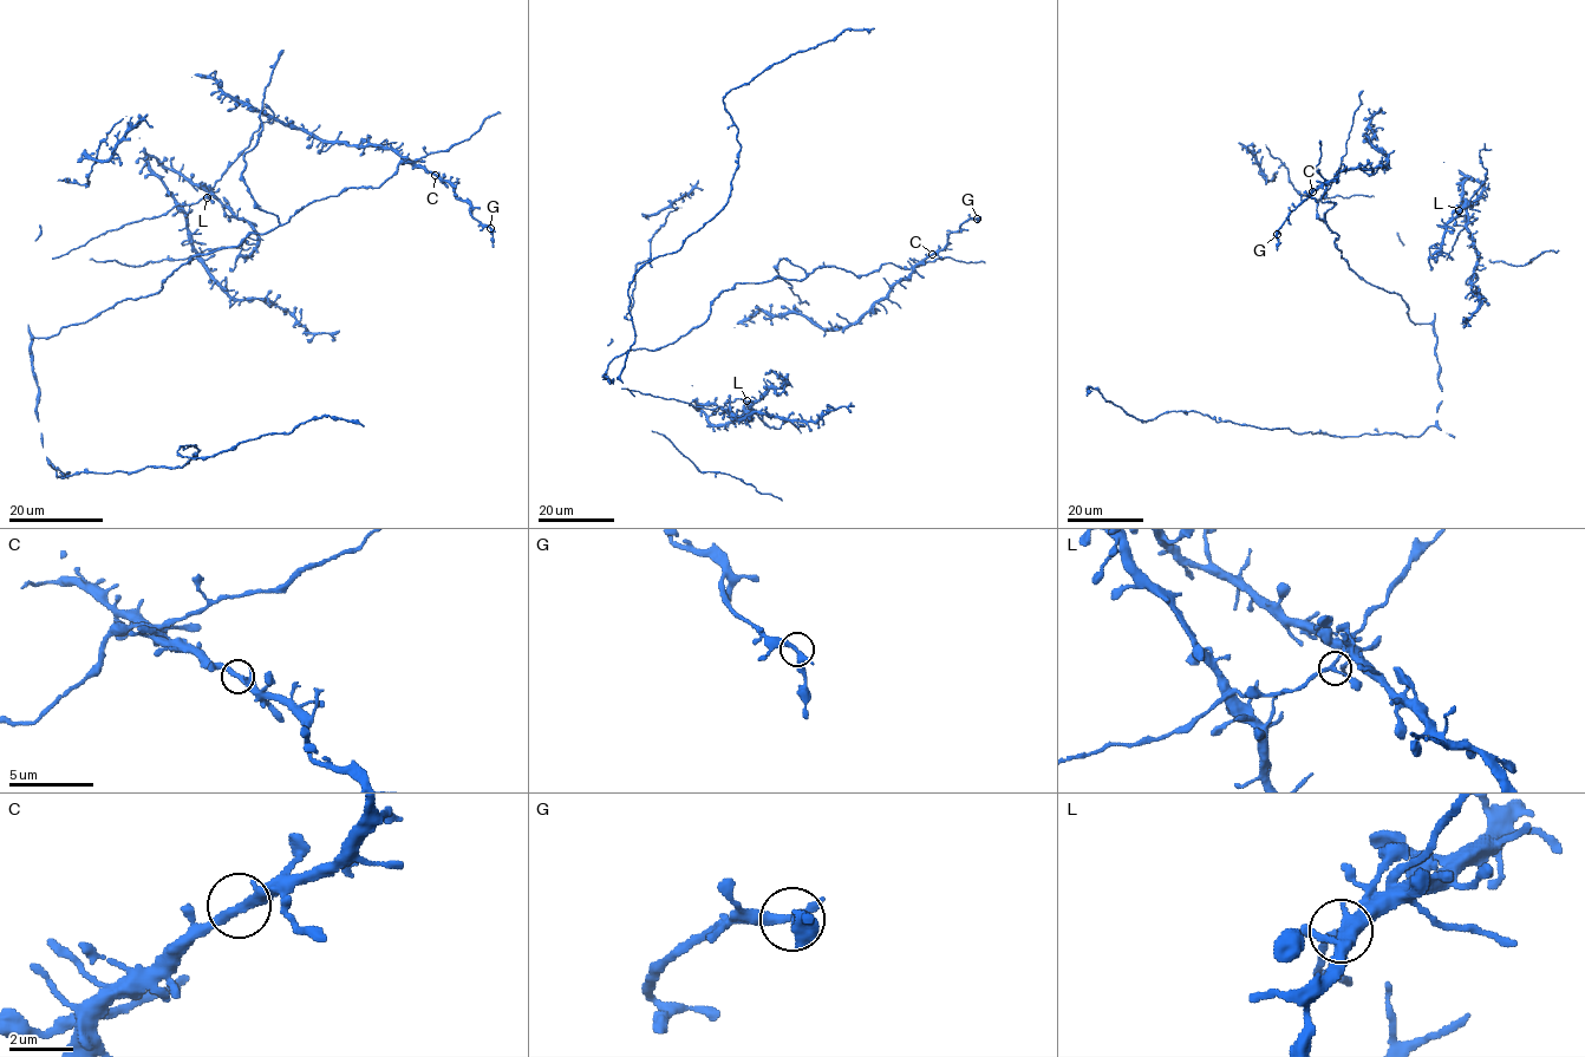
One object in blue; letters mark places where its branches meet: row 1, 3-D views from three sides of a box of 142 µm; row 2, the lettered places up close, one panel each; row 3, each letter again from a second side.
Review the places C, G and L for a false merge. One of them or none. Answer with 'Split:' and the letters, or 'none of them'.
Split: none of them

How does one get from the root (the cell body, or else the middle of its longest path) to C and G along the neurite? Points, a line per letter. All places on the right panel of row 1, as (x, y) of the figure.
C: (1409, 318), (1398, 295), (1365, 282), (1342, 256), (1324, 217), (1334, 202), (1321, 200), (1326, 180), (1312, 191)
G: (1409, 318), (1398, 295), (1365, 282), (1342, 256), (1324, 217), (1334, 202), (1321, 200), (1326, 180), (1277, 235)

